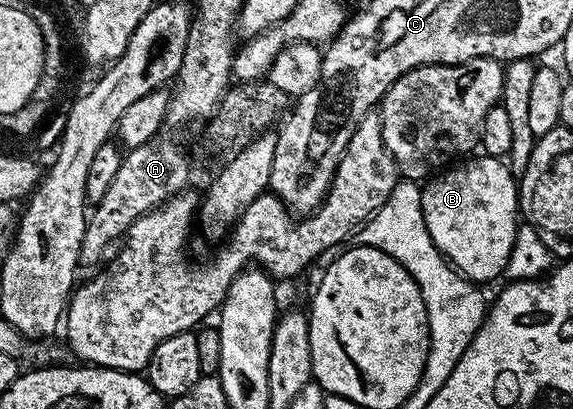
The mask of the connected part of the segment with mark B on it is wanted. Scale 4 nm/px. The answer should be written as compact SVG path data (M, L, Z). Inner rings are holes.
M469 157L456 165L446 166L440 173L434 174L421 187L421 204L423 221L427 221L427 233L431 233L431 241L435 241L435 245L444 253L445 258L465 278L473 280L478 285L485 285L488 279L500 276L504 272L509 260L519 223L519 183L500 158L473 158Z

